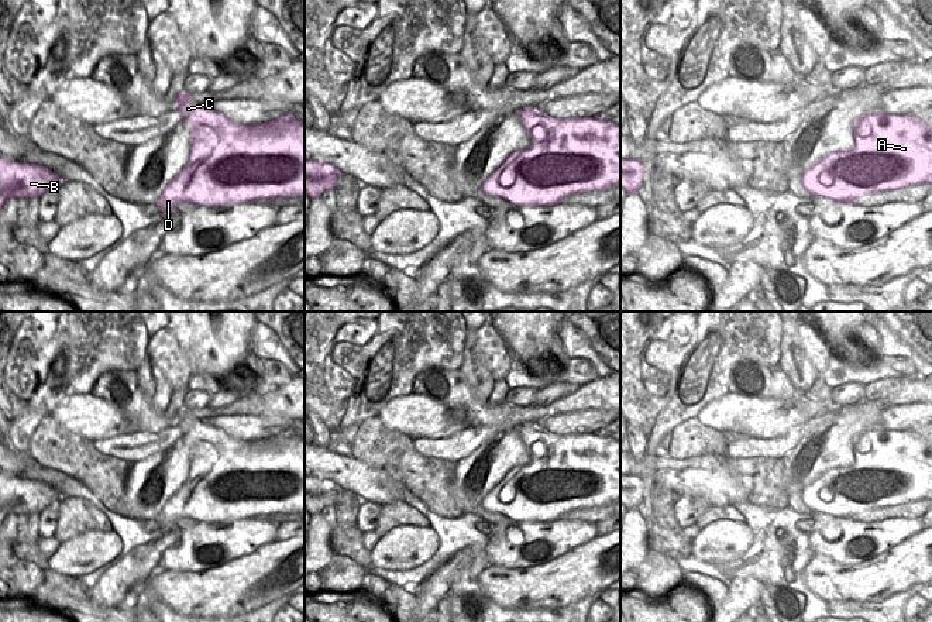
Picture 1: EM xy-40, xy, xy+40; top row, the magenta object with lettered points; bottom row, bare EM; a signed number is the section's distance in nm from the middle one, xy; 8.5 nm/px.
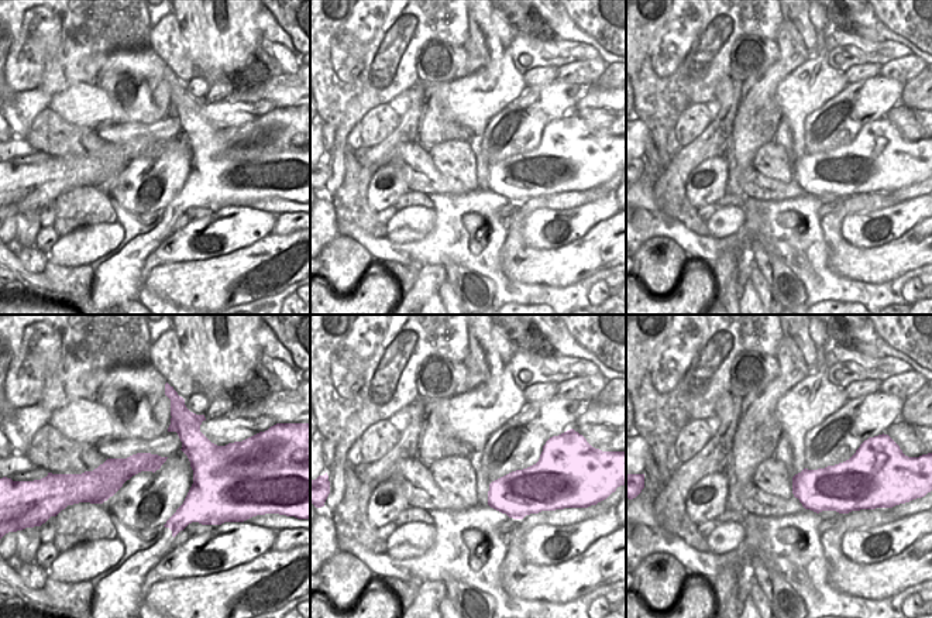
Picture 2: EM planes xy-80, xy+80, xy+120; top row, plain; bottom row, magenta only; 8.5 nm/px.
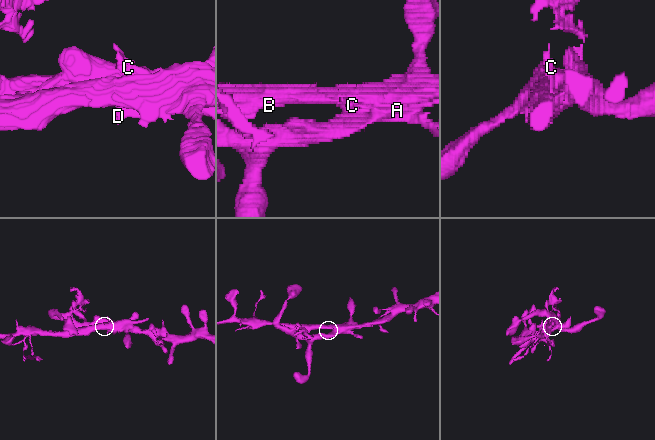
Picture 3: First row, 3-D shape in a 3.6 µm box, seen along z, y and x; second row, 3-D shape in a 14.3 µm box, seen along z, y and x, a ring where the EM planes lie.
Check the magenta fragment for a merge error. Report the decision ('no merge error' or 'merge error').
merge error

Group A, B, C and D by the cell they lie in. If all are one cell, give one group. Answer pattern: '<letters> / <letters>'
A B C / D

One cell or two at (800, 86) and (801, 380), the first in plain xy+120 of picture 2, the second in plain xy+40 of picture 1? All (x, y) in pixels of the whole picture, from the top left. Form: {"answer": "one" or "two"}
{"answer": "two"}

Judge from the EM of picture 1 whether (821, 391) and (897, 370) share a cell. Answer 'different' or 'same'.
different

